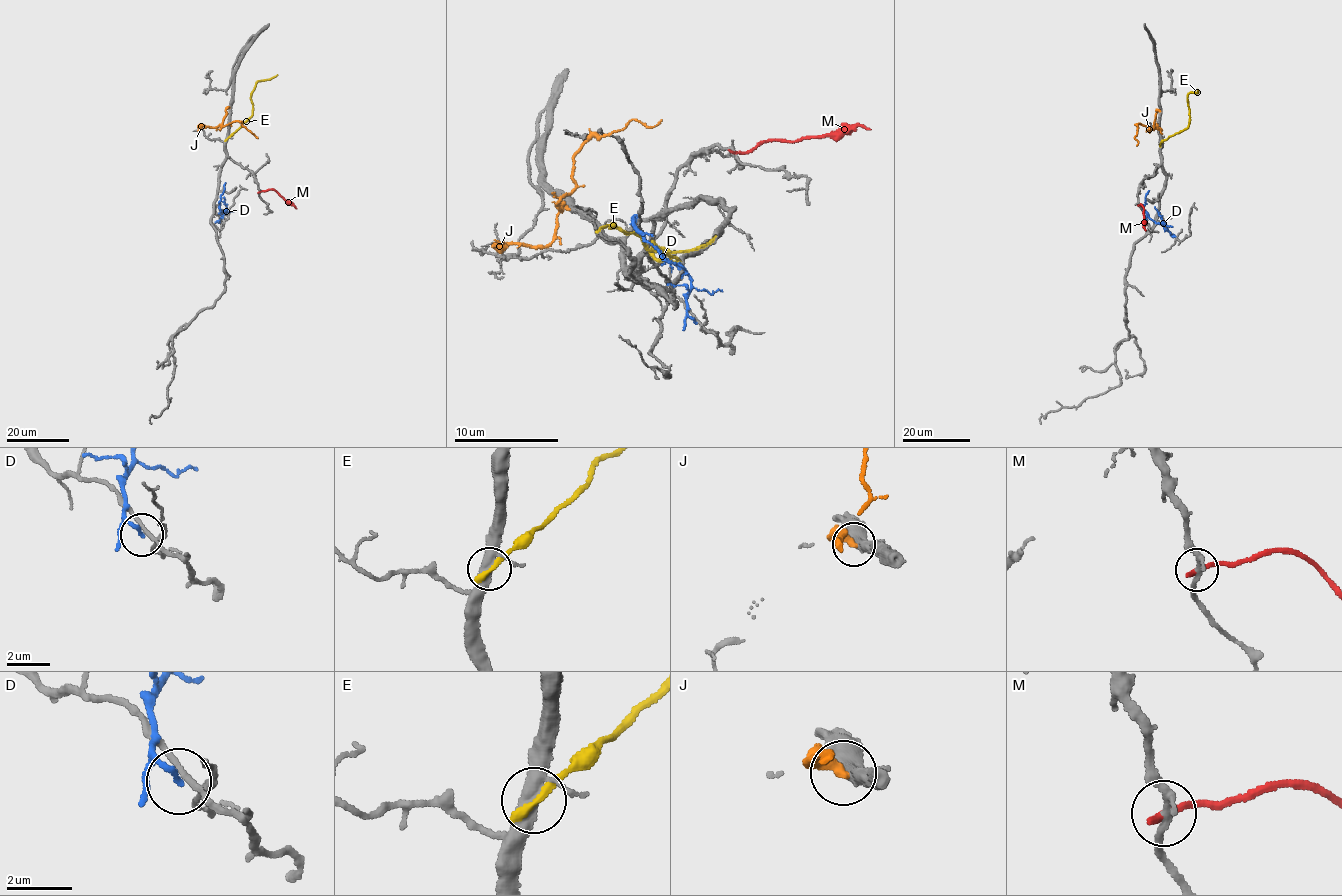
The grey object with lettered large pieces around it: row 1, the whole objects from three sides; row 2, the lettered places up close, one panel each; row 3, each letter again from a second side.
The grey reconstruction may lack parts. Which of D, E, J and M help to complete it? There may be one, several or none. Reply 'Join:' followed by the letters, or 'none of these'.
Join: none of these

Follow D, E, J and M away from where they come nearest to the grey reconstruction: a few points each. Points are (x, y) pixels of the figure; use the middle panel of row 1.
D: (696, 323), (685, 312), (691, 278), (644, 240), (632, 220), (632, 224), (632, 214), (635, 222)
E: (600, 228), (633, 231), (648, 248), (679, 263), (650, 256), (651, 242), (696, 250), (716, 236)
J: (569, 209), (558, 205), (574, 186), (574, 159), (585, 142), (617, 132), (632, 120), (653, 126), (662, 119)
M: (734, 151), (750, 152), (761, 143), (778, 139), (843, 136), (857, 126), (870, 130)

